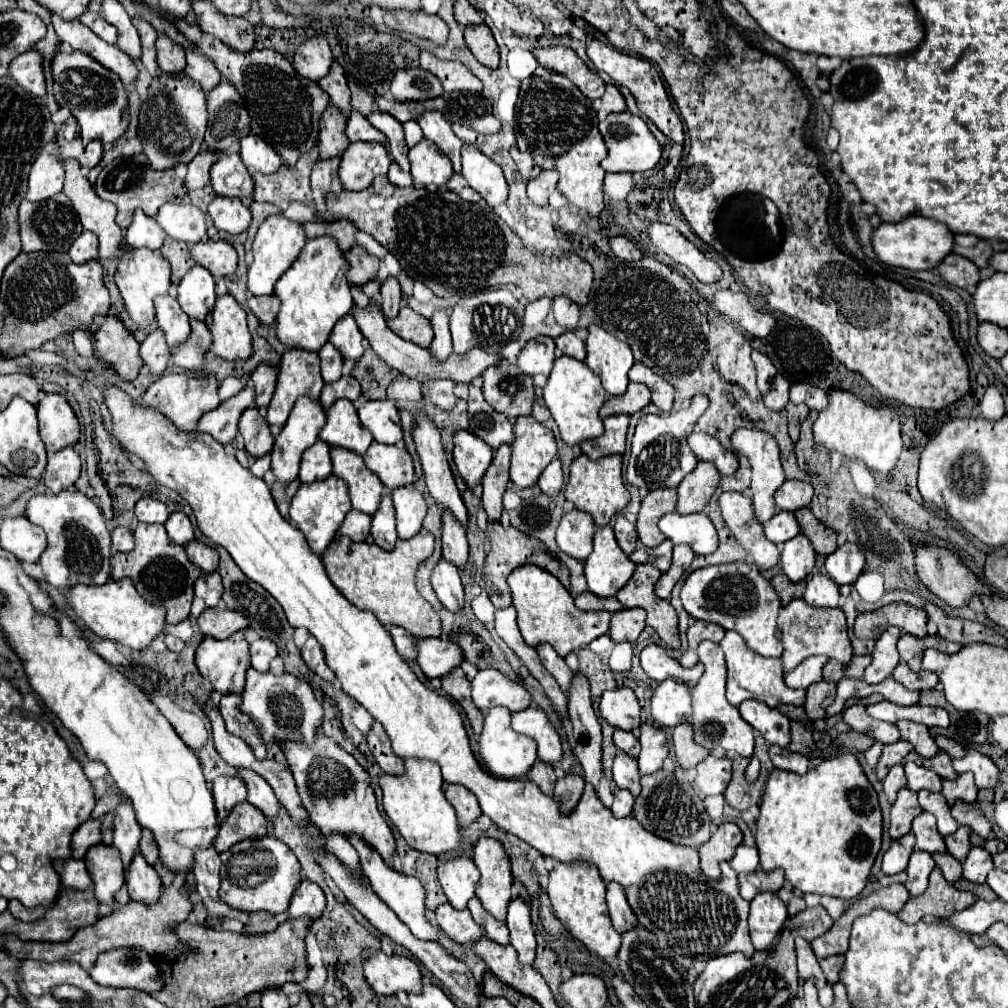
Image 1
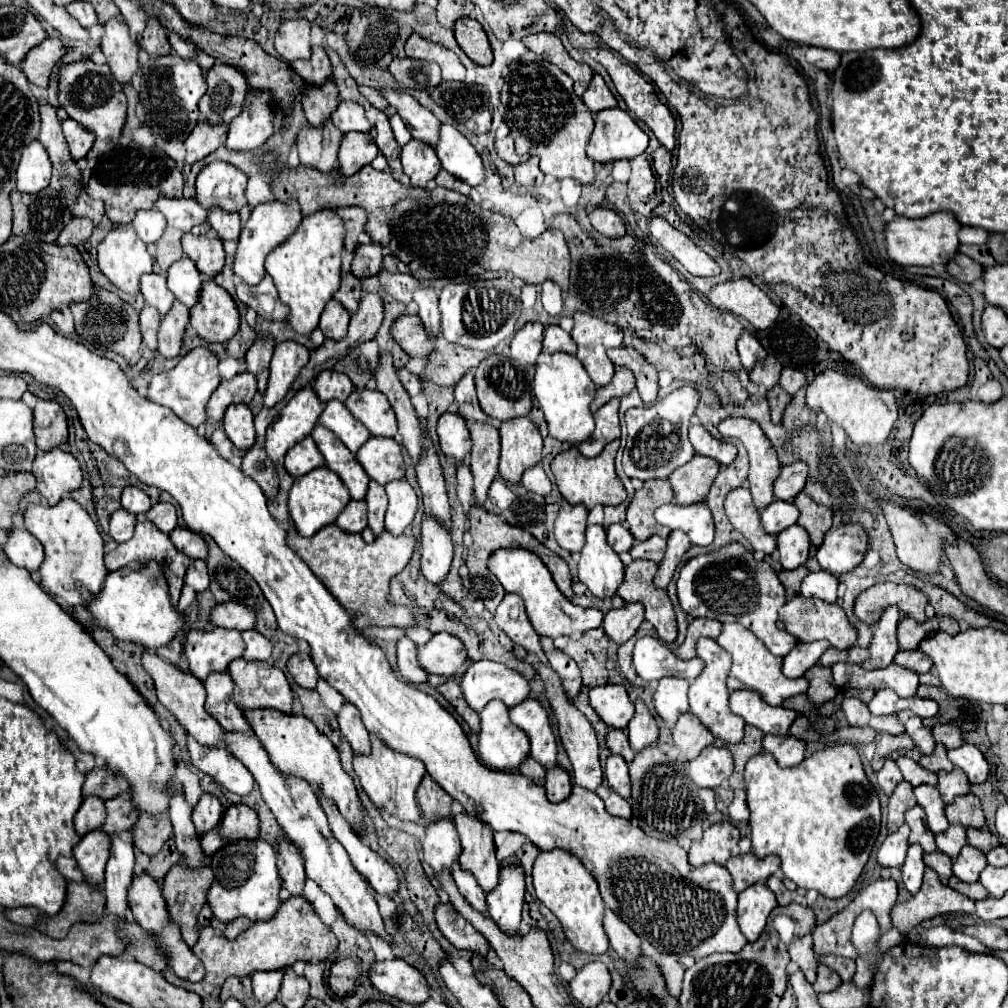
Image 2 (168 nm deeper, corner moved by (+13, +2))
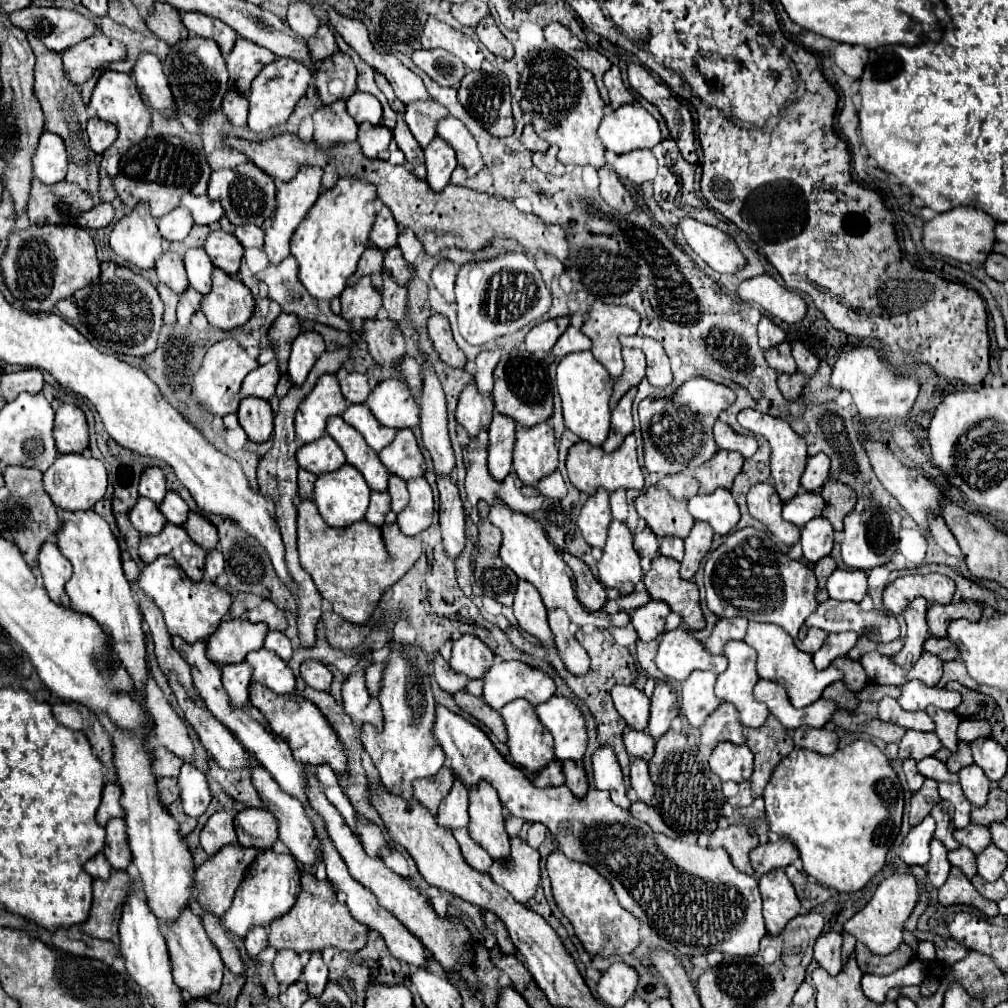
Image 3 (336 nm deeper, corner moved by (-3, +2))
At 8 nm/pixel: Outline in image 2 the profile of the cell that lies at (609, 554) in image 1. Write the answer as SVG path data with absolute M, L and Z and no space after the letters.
M602 525L586 529L586 545L580 553L578 579L596 597L612 597L624 581L624 563L606 541Z

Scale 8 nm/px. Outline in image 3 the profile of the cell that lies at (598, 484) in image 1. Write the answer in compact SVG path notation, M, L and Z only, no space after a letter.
M628 435L622 443L620 449L614 453L604 453L602 447L588 445L588 441L578 441L576 445L570 447L568 451L568 461L566 461L566 471L570 483L580 489L586 495L594 495L600 487L604 487L608 493L614 493L618 489L636 489L640 491L644 487L644 477L638 465L638 455L636 455L636 437Z

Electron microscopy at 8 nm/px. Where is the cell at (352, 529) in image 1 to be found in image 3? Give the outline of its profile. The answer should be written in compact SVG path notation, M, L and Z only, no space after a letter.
M386 491L384 493L372 493L370 507L368 507L364 519L370 525L378 525L380 527L384 523L384 517L386 517L388 511L390 511L390 497L388 497L388 493Z

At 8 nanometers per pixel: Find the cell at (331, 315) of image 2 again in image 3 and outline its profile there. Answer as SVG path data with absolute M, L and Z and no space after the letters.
M362 277L362 281L354 287L346 287L344 293L340 295L340 303L342 303L342 313L340 315L346 321L374 319L378 315L378 311L382 309L380 293L374 291L368 277Z

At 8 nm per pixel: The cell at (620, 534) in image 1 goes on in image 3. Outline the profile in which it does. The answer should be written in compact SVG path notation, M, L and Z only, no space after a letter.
M646 527L644 531L634 535L634 549L638 555L654 555L658 553L658 537Z

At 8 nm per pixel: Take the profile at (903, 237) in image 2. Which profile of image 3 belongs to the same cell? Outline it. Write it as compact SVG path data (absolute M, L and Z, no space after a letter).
M956 207L952 211L940 213L934 219L924 223L922 245L928 253L950 257L960 263L980 263L982 265L994 245L994 225L996 225L996 221L990 215L982 213L982 209Z

